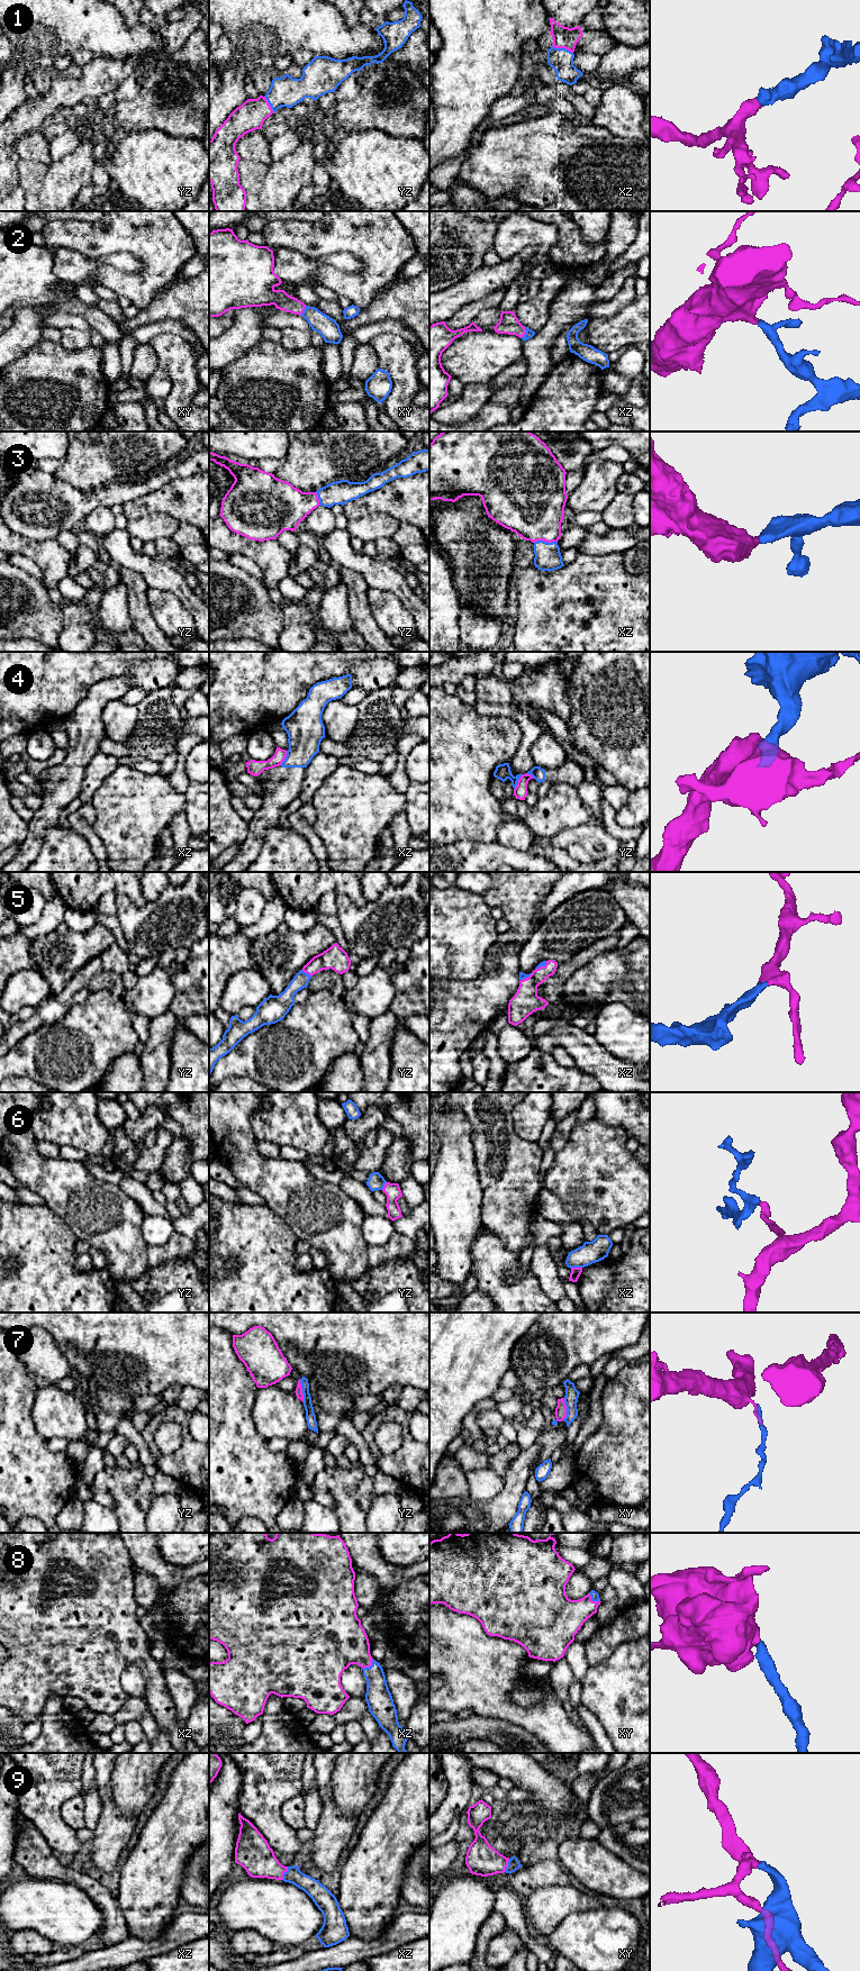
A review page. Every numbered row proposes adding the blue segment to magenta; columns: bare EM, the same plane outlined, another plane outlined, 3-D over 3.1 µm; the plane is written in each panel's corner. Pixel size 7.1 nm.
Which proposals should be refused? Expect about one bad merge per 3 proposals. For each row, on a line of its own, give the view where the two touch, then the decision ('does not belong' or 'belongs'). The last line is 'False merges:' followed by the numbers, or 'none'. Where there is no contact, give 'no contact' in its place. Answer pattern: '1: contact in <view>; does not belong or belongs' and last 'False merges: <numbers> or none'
1: contact in xz; belongs
2: contact in xz; belongs
3: contact in xz; belongs
4: contact in yz; does not belong
5: contact in yz; belongs
6: contact in xz; does not belong
7: contact in yz; does not belong
8: contact in xy; belongs
9: contact in xz; belongs
False merges: 4, 6, 7

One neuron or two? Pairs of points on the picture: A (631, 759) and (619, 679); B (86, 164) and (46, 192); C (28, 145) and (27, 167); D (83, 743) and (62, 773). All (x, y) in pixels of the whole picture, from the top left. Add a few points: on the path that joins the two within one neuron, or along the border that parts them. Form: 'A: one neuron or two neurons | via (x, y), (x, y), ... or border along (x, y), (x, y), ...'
A: one neuron | via (631, 738), (631, 699)
B: one neuron | via (75, 169), (56, 188)
C: two neurons | border along (20, 159), (38, 160), (47, 165)
D: one neuron | via (81, 751), (70, 765)

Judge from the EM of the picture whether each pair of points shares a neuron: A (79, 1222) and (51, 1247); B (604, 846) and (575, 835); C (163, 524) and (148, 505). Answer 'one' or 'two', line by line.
A: two
B: one
C: two

